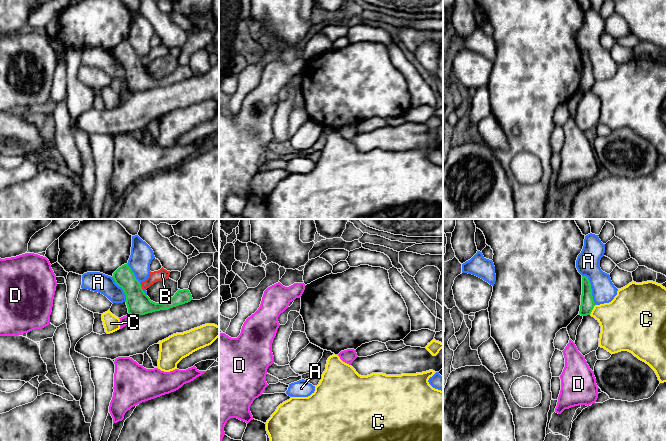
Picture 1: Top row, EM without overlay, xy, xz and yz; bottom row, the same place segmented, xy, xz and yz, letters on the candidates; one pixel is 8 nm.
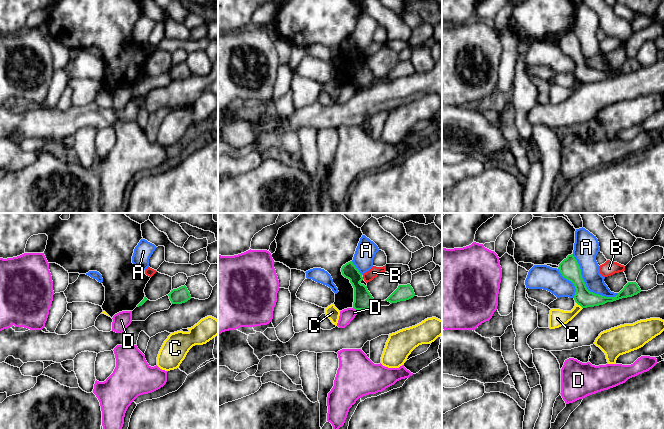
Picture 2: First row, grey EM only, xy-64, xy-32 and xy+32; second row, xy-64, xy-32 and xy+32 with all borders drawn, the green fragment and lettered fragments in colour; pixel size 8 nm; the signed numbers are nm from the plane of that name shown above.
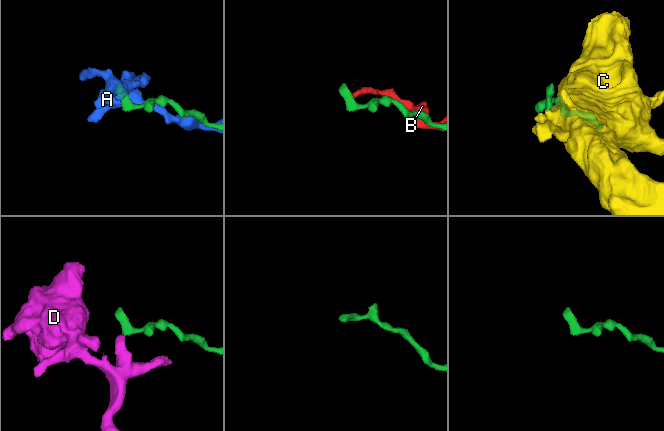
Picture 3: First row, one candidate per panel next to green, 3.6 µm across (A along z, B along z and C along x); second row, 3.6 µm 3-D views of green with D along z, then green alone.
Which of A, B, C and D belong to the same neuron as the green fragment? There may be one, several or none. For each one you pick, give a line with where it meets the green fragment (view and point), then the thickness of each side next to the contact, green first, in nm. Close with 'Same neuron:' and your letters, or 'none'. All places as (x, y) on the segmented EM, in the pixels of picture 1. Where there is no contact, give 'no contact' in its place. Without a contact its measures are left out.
Same neuron: none

